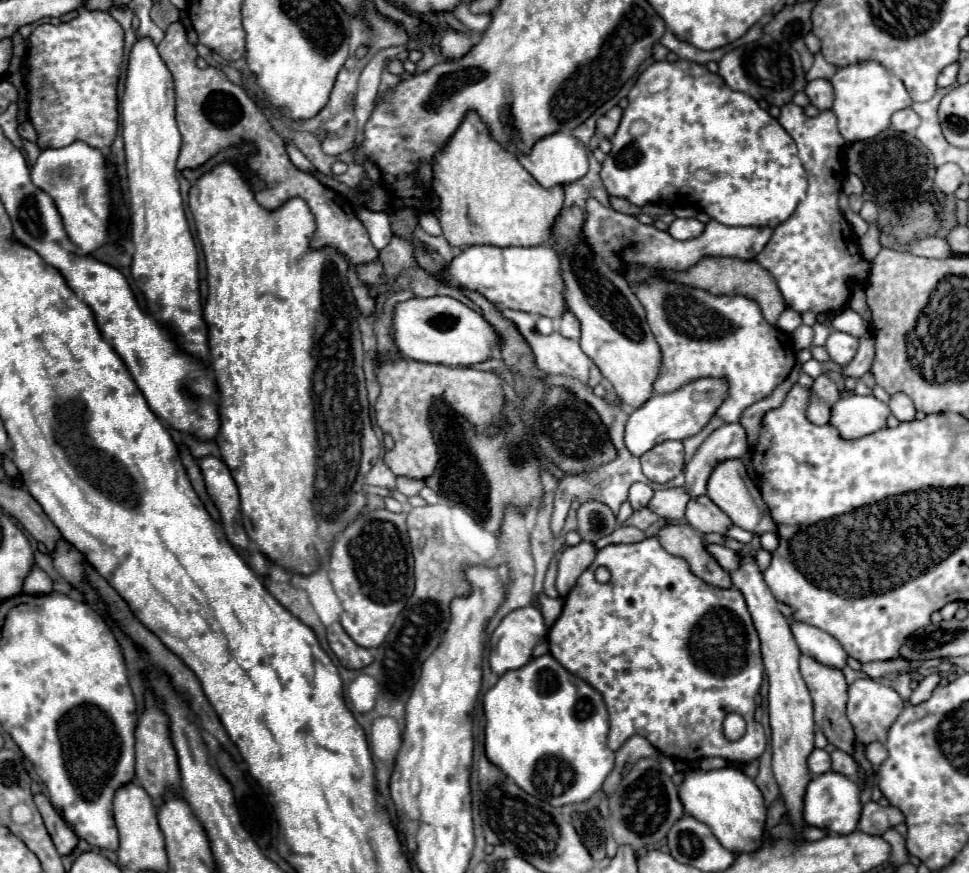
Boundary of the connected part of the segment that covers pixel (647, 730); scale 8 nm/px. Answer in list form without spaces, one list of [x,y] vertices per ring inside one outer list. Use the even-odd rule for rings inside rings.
[[[656,537],[652,539],[644,539],[640,543],[632,543],[632,545],[608,545],[604,549],[600,549],[596,553],[594,563],[580,575],[578,583],[574,585],[574,589],[568,593],[566,601],[564,601],[564,609],[562,615],[558,617],[558,621],[550,627],[548,633],[548,643],[550,643],[550,653],[556,661],[560,661],[570,673],[574,673],[576,677],[588,681],[588,685],[592,685],[596,691],[602,693],[606,709],[608,709],[608,723],[610,723],[610,733],[608,733],[608,747],[612,751],[618,751],[618,747],[630,739],[632,735],[642,735],[646,737],[660,753],[664,753],[666,757],[672,757],[676,761],[696,761],[702,757],[722,757],[730,763],[752,763],[756,759],[760,759],[760,755],[766,749],[766,735],[760,723],[756,723],[754,719],[754,711],[756,711],[756,703],[754,697],[760,691],[760,683],[764,677],[764,665],[762,665],[762,657],[760,657],[760,645],[758,645],[758,633],[752,625],[748,607],[744,603],[744,597],[738,589],[730,587],[730,589],[720,589],[714,585],[708,585],[704,581],[700,581],[700,577],[696,577],[690,569],[688,563],[682,557],[670,555]],[[598,565],[604,565],[610,573],[612,579],[608,583],[598,583],[594,579],[594,571]],[[728,713],[738,713],[744,717],[746,721],[746,733],[738,739],[738,741],[728,741],[724,737],[722,731],[722,723],[724,717]]]

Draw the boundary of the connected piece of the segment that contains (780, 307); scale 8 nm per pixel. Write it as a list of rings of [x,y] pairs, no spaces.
[[[704,257],[688,271],[672,273],[672,281],[678,285],[704,289],[704,291],[716,293],[716,295],[744,295],[760,305],[760,311],[770,325],[776,325],[780,313],[786,309],[774,277],[766,269],[762,269],[756,261],[742,261],[742,259],[730,259],[730,257],[726,257],[726,259],[724,257]]]

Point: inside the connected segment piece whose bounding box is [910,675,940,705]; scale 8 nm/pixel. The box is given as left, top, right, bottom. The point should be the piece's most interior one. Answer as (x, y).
(926, 686)

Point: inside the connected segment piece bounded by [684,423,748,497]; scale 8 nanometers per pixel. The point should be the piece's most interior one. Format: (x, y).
(729, 442)

